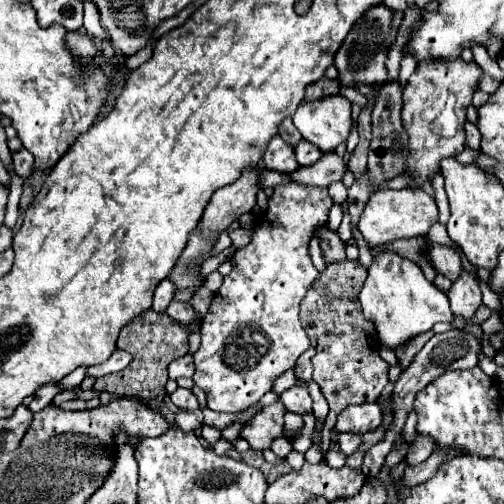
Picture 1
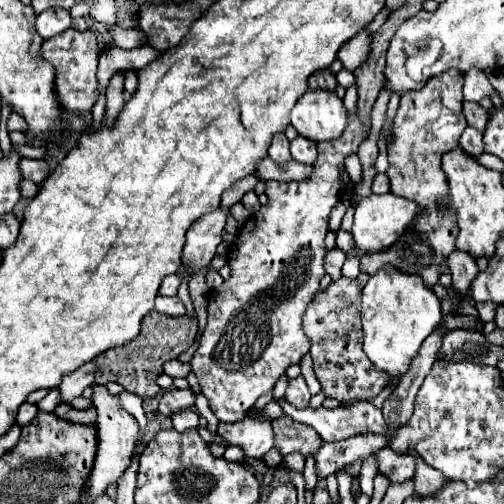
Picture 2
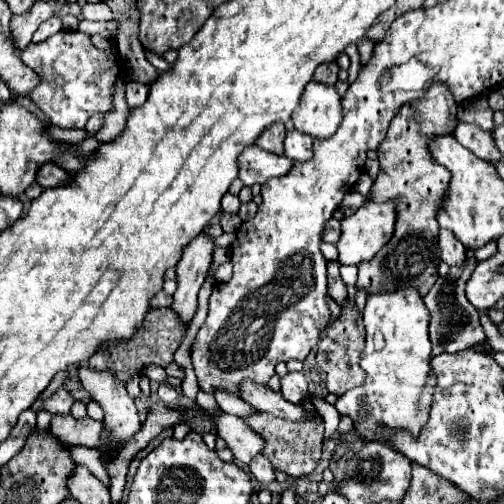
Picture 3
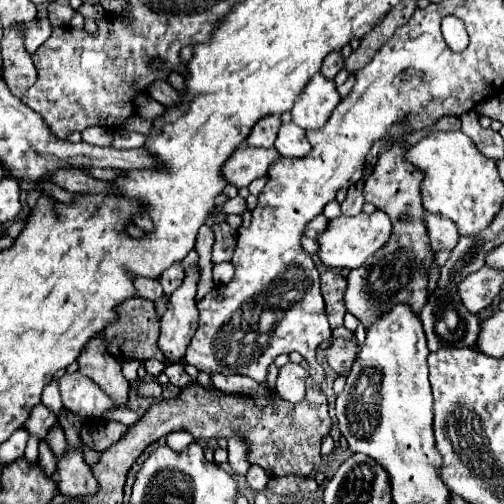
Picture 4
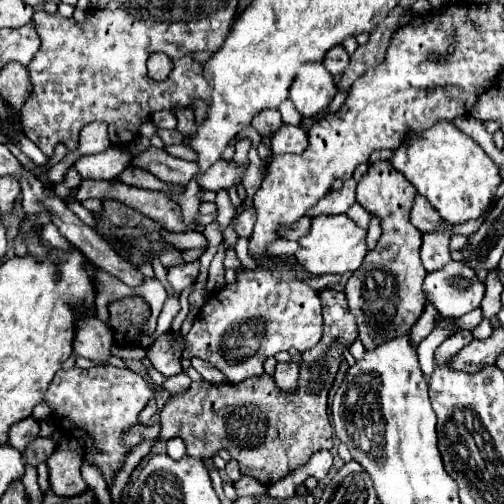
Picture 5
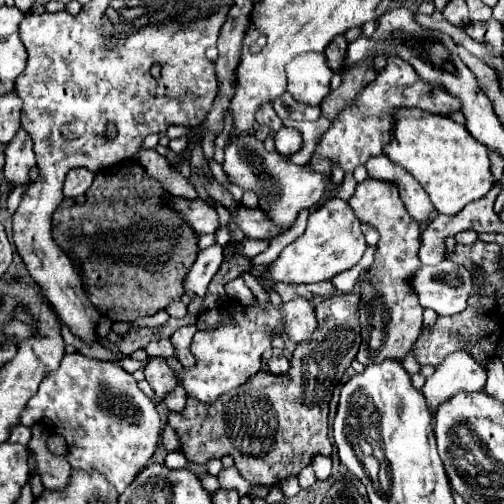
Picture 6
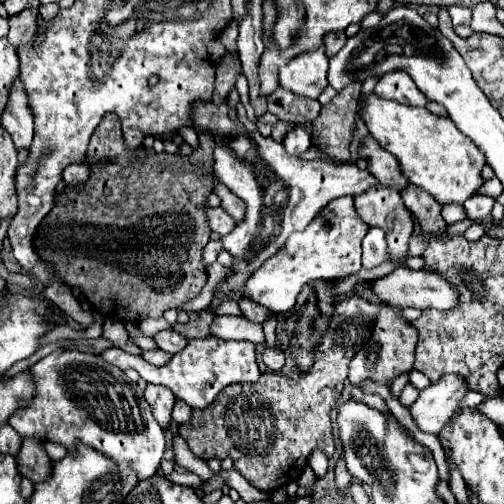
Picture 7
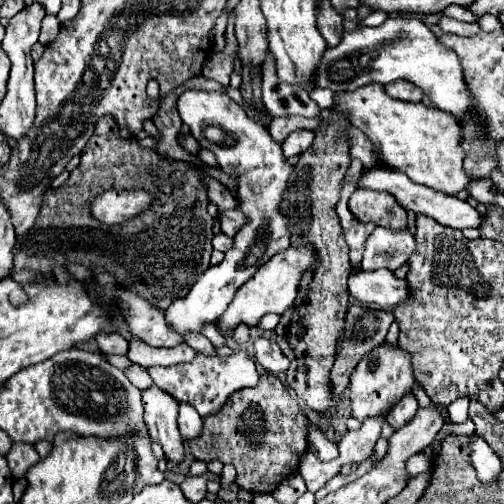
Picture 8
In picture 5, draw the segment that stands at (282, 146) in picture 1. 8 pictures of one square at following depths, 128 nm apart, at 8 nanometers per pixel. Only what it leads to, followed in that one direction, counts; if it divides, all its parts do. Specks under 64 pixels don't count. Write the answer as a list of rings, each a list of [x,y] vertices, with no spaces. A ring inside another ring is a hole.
[[[264,110],[260,112],[260,116],[256,116],[256,120],[252,120],[252,126],[260,132],[262,138],[270,138],[280,126],[282,126],[282,118],[278,110]]]

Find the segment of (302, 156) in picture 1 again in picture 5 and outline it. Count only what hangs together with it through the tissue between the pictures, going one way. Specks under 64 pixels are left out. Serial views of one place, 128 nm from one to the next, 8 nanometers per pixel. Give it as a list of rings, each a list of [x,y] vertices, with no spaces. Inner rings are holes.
[[[282,124],[282,128],[272,136],[272,152],[274,154],[300,154],[308,146],[308,136],[300,126]]]

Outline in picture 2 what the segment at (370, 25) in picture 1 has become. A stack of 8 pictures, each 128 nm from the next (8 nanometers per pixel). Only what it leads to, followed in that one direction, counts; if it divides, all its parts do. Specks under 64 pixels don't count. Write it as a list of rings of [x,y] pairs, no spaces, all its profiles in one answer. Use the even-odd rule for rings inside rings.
[[[362,30],[362,32],[358,32],[352,40],[348,40],[342,46],[342,50],[338,52],[338,58],[342,60],[342,64],[344,64],[346,70],[354,72],[368,58],[368,54],[370,54],[370,42],[372,42],[372,38]]]

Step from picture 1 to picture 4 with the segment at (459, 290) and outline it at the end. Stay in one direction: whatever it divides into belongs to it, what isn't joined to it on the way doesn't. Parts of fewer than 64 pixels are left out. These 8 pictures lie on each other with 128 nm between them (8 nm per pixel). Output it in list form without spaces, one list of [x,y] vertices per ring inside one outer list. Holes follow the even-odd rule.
[[[424,212],[424,226],[432,244],[432,250],[452,250],[460,238],[456,224],[452,224],[452,220],[444,218],[444,216],[436,216],[430,212]]]

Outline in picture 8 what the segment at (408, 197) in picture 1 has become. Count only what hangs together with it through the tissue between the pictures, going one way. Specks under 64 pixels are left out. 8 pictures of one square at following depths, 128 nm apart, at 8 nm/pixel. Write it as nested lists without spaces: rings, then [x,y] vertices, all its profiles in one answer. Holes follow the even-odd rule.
[[[352,160],[348,172],[344,174],[344,184],[342,184],[340,200],[336,204],[336,214],[340,216],[344,238],[346,238],[346,244],[350,248],[350,262],[352,262],[352,266],[358,266],[360,264],[366,238],[376,228],[376,224],[364,224],[364,222],[356,220],[354,214],[348,210],[348,198],[350,198],[350,194],[356,188],[356,184],[352,184],[352,180],[356,180],[356,176],[360,176],[360,170],[364,170],[363,164],[360,164],[358,160]],[[310,246],[304,248],[286,248],[282,252],[278,252],[276,256],[272,256],[264,266],[258,268],[258,272],[240,286],[240,292],[236,292],[236,296],[232,298],[232,304],[228,304],[226,312],[220,316],[220,320],[216,322],[216,328],[226,334],[236,330],[240,324],[246,324],[248,328],[258,326],[260,318],[264,314],[282,314],[286,312],[298,294],[298,280],[302,278],[302,272],[306,272],[308,268],[312,268],[314,264],[314,250]]]

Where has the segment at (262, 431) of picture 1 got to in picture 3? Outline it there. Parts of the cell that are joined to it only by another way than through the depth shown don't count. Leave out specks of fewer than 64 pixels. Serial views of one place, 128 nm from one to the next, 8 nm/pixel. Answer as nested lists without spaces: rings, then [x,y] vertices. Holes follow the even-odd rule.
[[[202,388],[198,390],[198,396],[196,396],[196,404],[200,406],[200,408],[206,408],[208,412],[220,412],[218,408],[216,408],[216,400],[214,400],[214,396],[212,394],[206,394]],[[220,412],[220,416],[214,422],[218,428],[218,436],[224,438],[226,446],[234,454],[234,460],[248,464],[264,448],[262,436],[258,436],[242,418]]]

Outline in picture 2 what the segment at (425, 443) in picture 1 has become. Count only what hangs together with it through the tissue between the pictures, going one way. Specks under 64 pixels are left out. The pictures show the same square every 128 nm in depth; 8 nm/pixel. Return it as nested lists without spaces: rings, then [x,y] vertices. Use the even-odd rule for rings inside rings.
[[[382,448],[376,452],[378,474],[386,476],[392,484],[402,484],[414,476],[416,458],[408,454],[396,454],[390,448]]]

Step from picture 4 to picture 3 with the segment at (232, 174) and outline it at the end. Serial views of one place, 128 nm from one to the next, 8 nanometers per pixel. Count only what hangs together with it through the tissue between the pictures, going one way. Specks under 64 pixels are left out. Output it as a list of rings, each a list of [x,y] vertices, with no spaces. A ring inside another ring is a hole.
[[[248,146],[240,154],[240,180],[244,186],[264,184],[270,178],[284,176],[292,168],[292,160],[286,156],[276,156],[270,152],[264,152],[260,146]]]

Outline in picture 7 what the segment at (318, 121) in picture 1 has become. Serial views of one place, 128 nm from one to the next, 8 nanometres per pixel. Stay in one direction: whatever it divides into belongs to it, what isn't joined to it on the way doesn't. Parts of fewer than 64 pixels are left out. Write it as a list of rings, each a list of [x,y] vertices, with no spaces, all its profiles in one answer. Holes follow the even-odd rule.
[[[324,46],[314,52],[304,52],[294,56],[286,66],[280,68],[280,86],[292,90],[294,94],[318,98],[328,86],[328,56]]]

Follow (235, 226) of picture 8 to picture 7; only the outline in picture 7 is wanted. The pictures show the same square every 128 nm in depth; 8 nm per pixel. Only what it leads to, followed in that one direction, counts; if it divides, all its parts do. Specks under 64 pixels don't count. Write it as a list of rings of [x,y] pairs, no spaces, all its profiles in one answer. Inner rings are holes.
[[[208,208],[206,214],[208,214],[210,228],[212,228],[214,232],[218,232],[220,236],[226,236],[226,234],[232,232],[232,228],[236,226],[234,218],[232,218],[228,212],[224,212],[222,208]]]

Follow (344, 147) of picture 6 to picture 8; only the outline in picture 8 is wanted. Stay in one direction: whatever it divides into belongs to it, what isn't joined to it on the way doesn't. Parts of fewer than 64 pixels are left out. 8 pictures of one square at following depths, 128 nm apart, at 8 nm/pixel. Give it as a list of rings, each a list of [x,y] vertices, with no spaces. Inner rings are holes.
[[[396,80],[392,84],[386,84],[384,88],[388,88],[388,94],[396,96],[398,100],[406,100],[406,102],[420,102],[422,100],[420,88],[416,88],[416,84],[408,82],[408,80]]]

